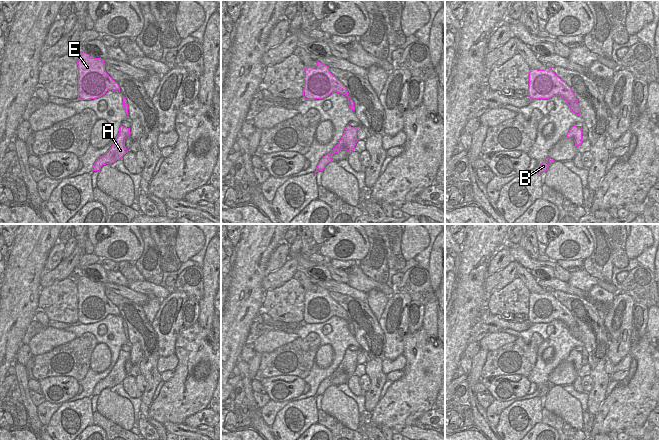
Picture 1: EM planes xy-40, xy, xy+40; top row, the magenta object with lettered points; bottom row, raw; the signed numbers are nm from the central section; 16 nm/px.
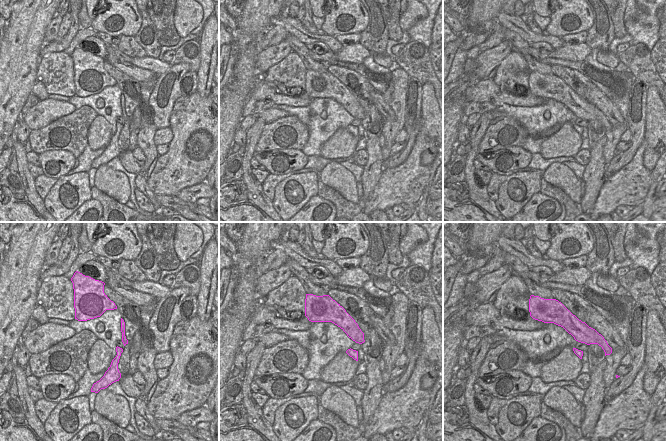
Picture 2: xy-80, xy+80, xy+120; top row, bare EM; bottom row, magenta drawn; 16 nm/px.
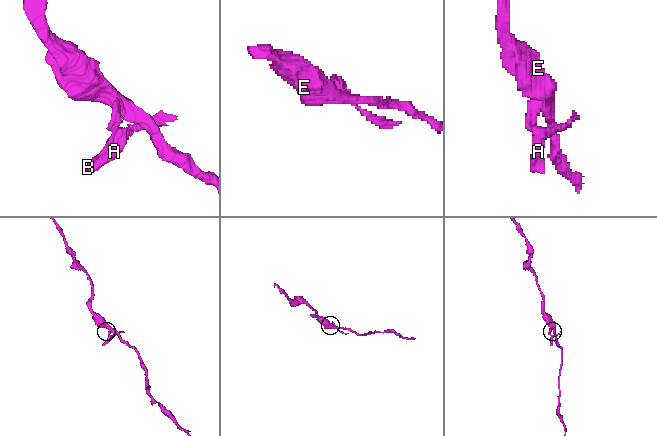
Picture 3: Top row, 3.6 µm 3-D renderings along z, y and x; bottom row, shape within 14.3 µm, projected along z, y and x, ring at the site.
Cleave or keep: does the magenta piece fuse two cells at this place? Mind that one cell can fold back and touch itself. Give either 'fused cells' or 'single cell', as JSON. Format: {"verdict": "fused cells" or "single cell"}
{"verdict": "fused cells"}

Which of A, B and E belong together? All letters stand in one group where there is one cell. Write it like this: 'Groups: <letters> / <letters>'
Groups: A B / E.

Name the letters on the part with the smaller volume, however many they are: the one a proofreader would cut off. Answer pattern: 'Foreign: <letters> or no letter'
Foreign: A, B

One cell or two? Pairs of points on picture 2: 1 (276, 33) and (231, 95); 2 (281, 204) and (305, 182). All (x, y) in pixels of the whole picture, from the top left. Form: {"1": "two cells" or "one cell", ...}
{"1": "two cells", "2": "one cell"}

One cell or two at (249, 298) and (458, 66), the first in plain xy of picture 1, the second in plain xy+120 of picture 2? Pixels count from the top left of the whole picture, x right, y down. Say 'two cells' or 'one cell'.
two cells

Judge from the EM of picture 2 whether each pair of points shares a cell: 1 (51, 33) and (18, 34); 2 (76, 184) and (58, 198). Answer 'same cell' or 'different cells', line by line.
1: different cells
2: same cell

